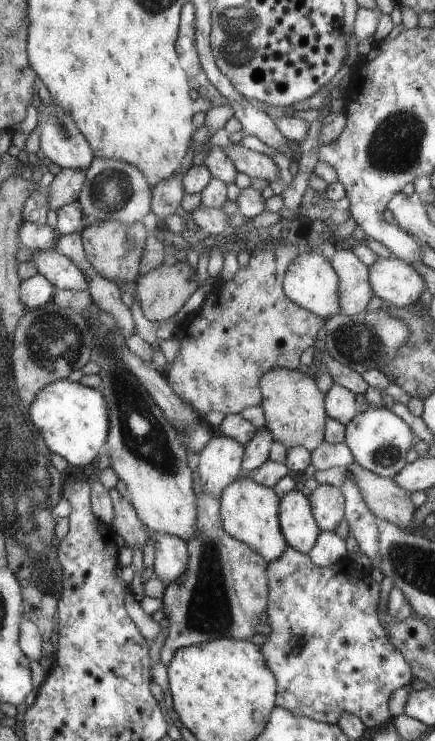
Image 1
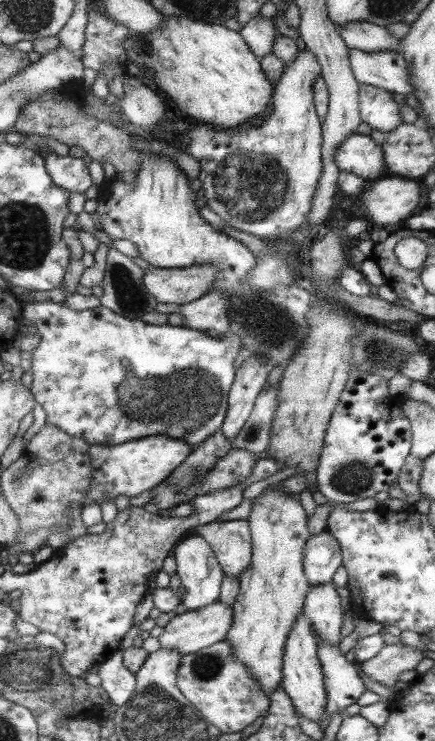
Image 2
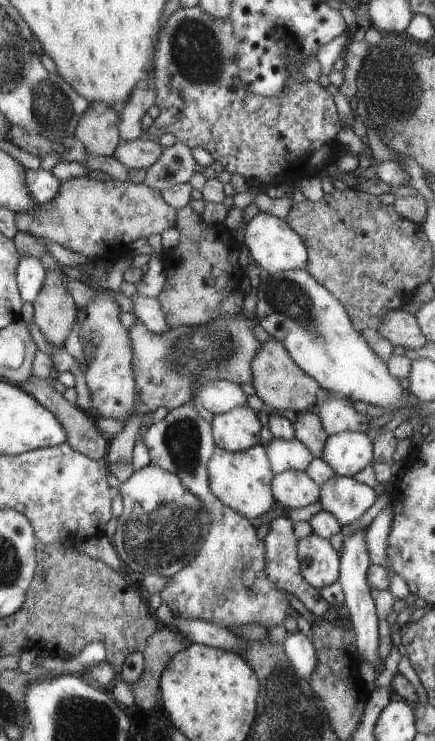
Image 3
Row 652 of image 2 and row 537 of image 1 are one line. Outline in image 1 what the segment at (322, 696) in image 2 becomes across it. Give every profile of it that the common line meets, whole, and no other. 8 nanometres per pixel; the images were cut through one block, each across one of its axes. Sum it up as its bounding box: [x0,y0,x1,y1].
[279,489,321,553]

